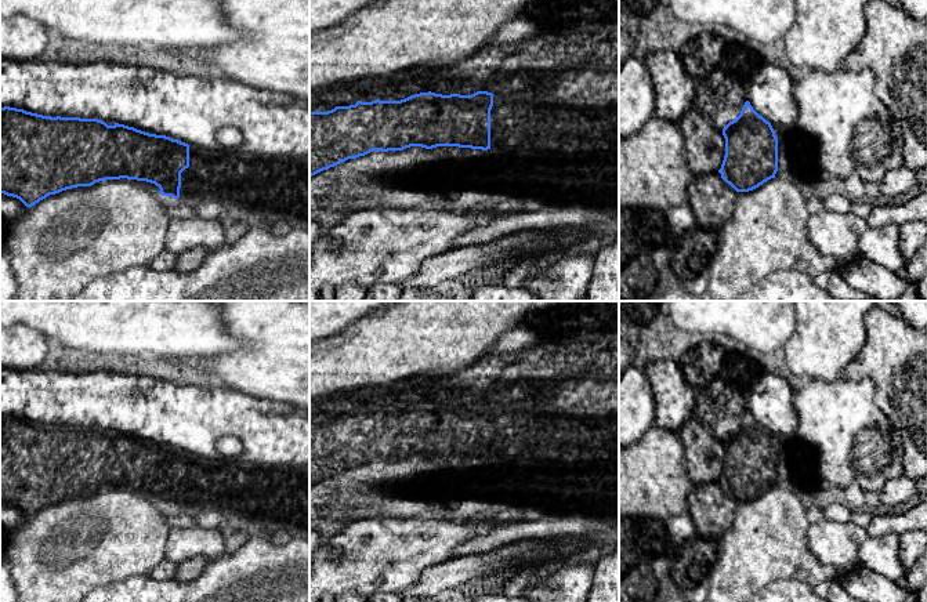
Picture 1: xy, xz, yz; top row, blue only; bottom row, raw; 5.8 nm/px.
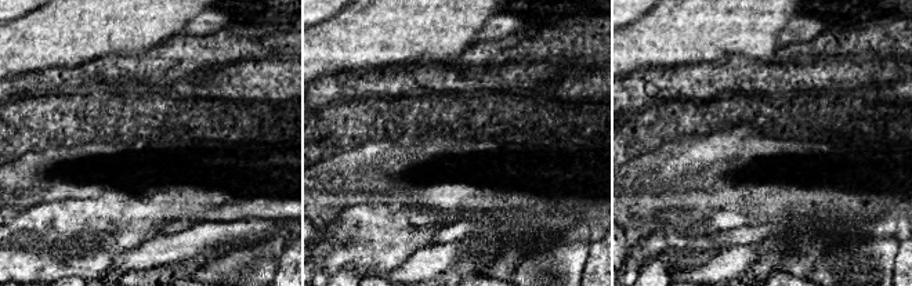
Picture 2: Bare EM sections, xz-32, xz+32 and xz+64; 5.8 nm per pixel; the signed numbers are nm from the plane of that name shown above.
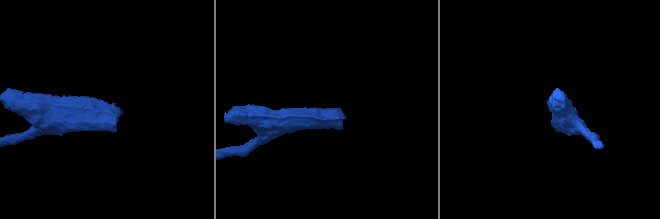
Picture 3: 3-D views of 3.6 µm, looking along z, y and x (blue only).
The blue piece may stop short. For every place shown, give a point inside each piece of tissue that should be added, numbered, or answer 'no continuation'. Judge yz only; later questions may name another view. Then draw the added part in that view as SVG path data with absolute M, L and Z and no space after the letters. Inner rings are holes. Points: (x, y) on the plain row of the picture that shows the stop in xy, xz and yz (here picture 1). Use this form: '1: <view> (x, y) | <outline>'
no continuation

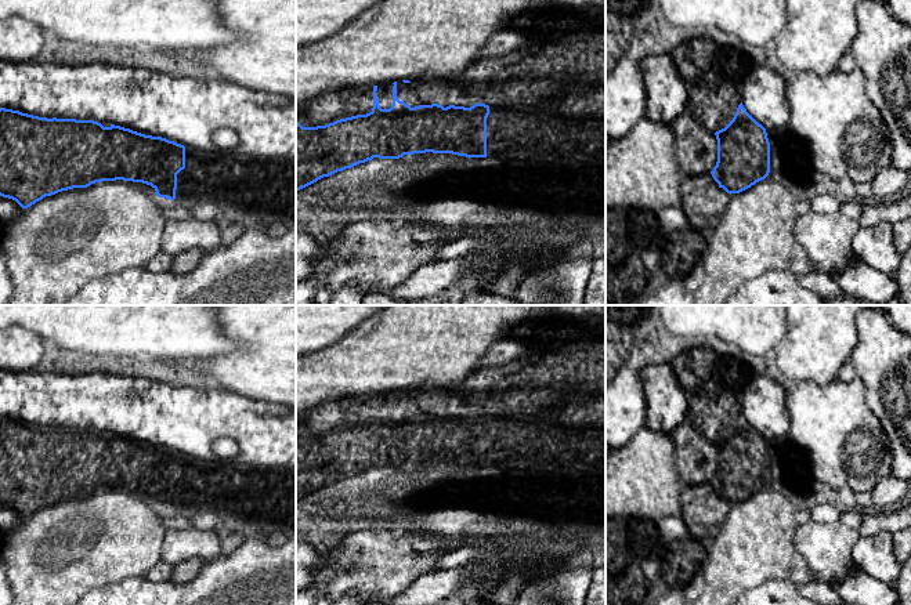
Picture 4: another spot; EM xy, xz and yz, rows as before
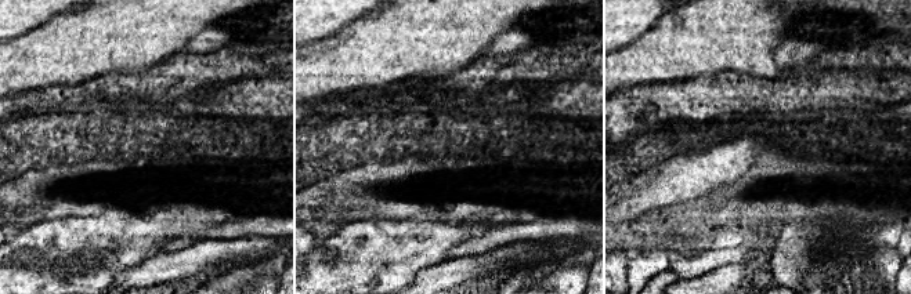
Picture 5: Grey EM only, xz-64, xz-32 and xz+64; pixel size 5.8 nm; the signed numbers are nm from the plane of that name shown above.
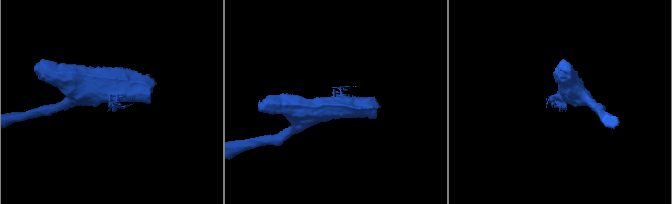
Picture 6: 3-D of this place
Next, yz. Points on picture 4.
no continuation

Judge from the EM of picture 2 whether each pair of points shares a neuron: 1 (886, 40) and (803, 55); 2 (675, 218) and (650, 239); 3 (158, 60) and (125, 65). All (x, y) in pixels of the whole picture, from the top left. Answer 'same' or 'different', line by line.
1: same
2: different
3: same

